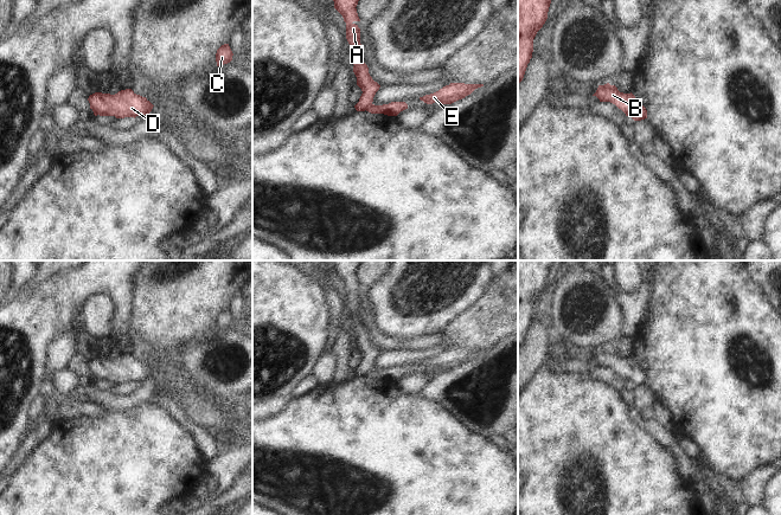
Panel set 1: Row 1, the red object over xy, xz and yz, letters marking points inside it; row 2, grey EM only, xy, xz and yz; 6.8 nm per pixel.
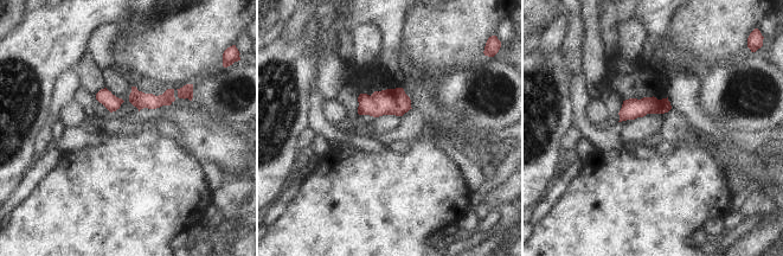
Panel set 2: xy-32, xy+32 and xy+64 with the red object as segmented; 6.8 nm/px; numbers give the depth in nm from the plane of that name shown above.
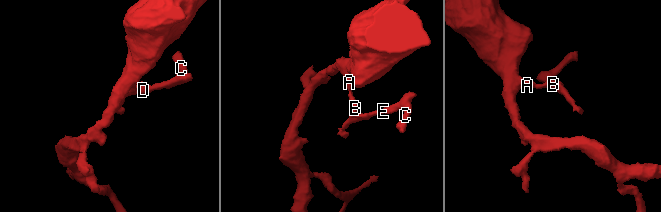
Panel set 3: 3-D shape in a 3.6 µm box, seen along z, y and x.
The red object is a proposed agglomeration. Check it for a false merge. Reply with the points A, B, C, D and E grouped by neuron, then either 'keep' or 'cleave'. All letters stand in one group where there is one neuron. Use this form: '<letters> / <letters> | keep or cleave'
A B C D E | keep

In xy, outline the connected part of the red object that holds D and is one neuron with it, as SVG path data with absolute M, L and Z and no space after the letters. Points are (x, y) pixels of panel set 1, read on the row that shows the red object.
M132 89L121 90L115 95L95 92L88 101L95 116L116 118L143 116L154 107L146 97L136 95Z

